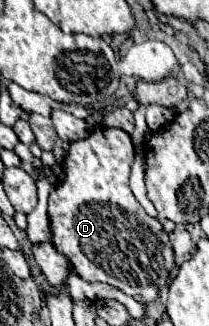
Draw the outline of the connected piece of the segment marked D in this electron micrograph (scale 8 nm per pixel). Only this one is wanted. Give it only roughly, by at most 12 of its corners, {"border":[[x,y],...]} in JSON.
{"border":[[96,127],[50,195],[52,245],[152,303],[174,251],[130,191],[134,145]]}

